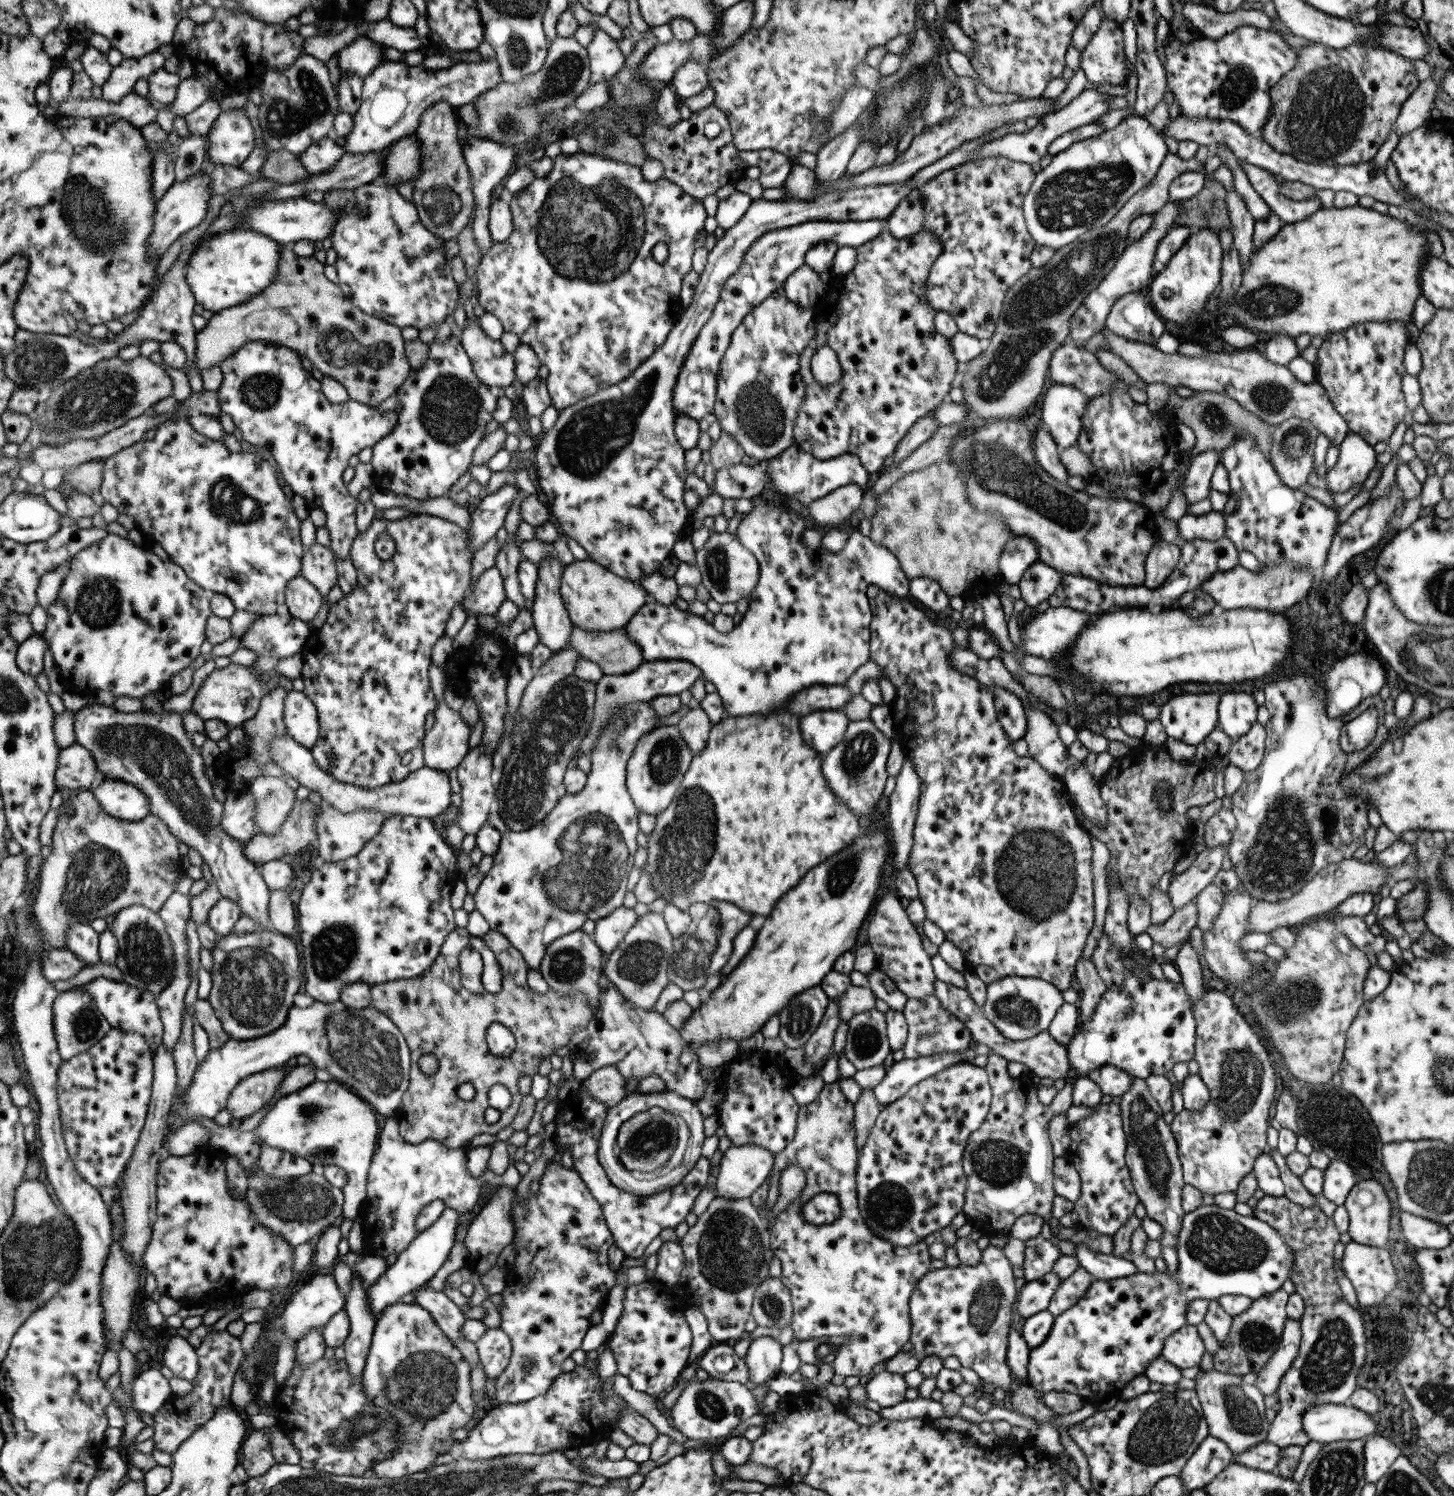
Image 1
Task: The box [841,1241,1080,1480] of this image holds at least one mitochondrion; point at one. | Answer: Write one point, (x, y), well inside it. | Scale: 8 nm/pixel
(986, 1298)

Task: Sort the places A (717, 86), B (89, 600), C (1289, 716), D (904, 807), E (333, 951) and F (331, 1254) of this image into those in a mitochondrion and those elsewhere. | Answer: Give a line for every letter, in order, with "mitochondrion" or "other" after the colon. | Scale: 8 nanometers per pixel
A: other
B: mitochondrion
C: other
D: other
E: mitochondrion
F: other

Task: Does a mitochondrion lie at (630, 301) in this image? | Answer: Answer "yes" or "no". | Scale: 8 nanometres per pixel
no

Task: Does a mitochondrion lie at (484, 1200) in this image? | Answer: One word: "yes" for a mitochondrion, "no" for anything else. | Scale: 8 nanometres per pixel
no

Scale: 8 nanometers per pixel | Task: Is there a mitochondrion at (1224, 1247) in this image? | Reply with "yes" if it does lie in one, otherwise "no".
yes

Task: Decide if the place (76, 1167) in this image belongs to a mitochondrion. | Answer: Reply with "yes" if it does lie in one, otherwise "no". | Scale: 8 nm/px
no

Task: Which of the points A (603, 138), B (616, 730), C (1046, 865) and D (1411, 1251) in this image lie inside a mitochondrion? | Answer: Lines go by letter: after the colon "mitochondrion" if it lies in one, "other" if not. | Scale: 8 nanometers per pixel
A: mitochondrion
B: mitochondrion
C: mitochondrion
D: other

